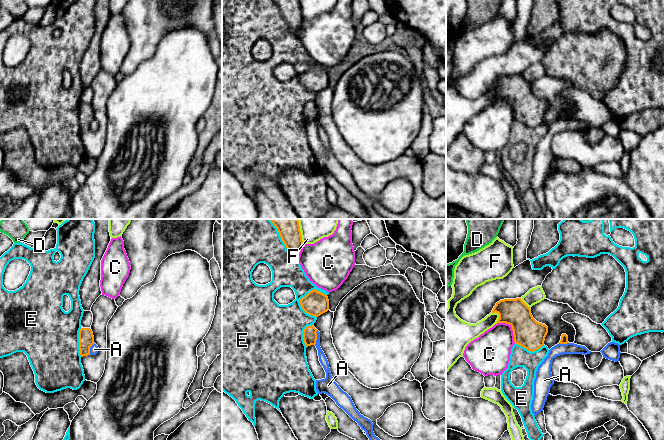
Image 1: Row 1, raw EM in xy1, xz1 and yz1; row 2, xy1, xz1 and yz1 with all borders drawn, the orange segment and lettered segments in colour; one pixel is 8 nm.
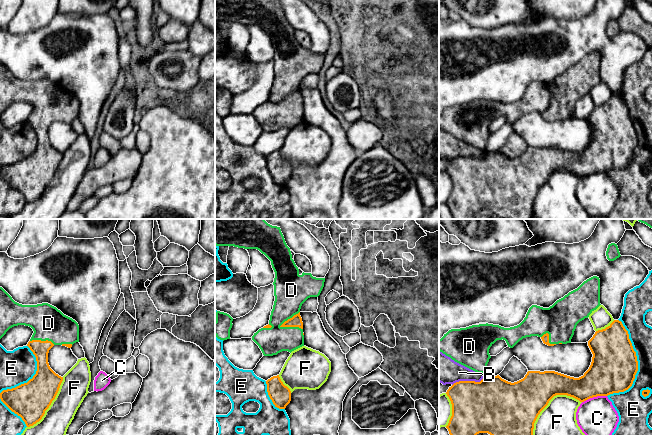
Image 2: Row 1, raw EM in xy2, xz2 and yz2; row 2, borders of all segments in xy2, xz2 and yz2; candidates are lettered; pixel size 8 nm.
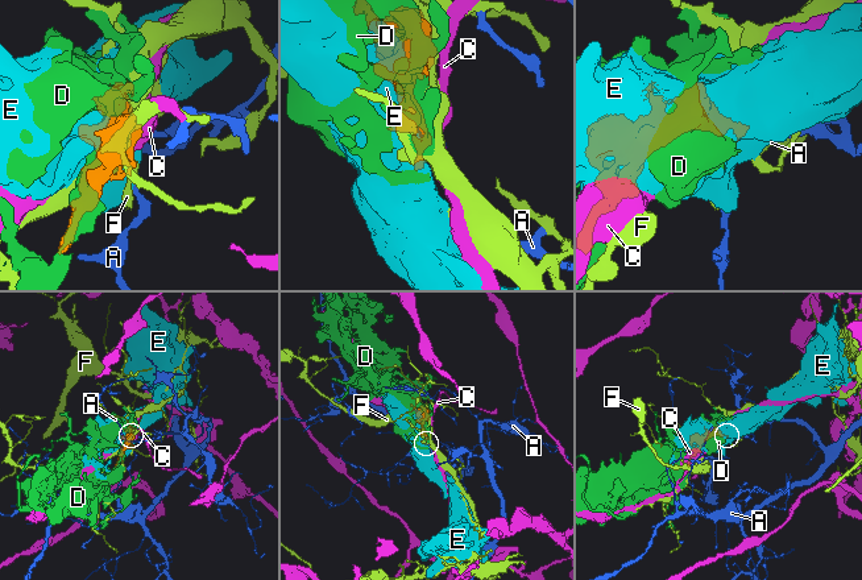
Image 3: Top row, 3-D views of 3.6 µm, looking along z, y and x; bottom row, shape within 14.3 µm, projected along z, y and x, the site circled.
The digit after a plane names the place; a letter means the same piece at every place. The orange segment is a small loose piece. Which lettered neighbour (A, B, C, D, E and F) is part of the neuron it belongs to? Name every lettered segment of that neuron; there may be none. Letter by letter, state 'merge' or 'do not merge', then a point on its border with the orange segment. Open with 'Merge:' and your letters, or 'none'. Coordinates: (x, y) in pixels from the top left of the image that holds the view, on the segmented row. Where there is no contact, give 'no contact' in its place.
Merge: D
A: do not merge; meets orange in xz1 at (316, 337)
B: do not merge; meets orange in yz2 at (469, 381)
C: do not merge; meets orange in yz1 at (512, 328)
D: merge; meets orange in xz2 at (290, 318)
E: do not merge; meets orange in yz2 at (637, 364)
F: do not merge; meets orange in yz2 at (548, 402)

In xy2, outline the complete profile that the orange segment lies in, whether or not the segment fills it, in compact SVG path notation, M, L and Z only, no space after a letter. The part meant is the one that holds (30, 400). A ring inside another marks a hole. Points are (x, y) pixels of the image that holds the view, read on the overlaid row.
M0 287L0 339L10 328L18 325L29 326L34 331L27 346L36 357L37 371L27 383L3 390L0 393L0 399L12 412L22 418L27 427L30 427L42 419L45 411L55 399L63 381L63 377L56 374L49 366L49 350L54 345L71 348L74 343L79 342L79 325L75 320L64 315L60 310L48 303L37 305L19 304Z

